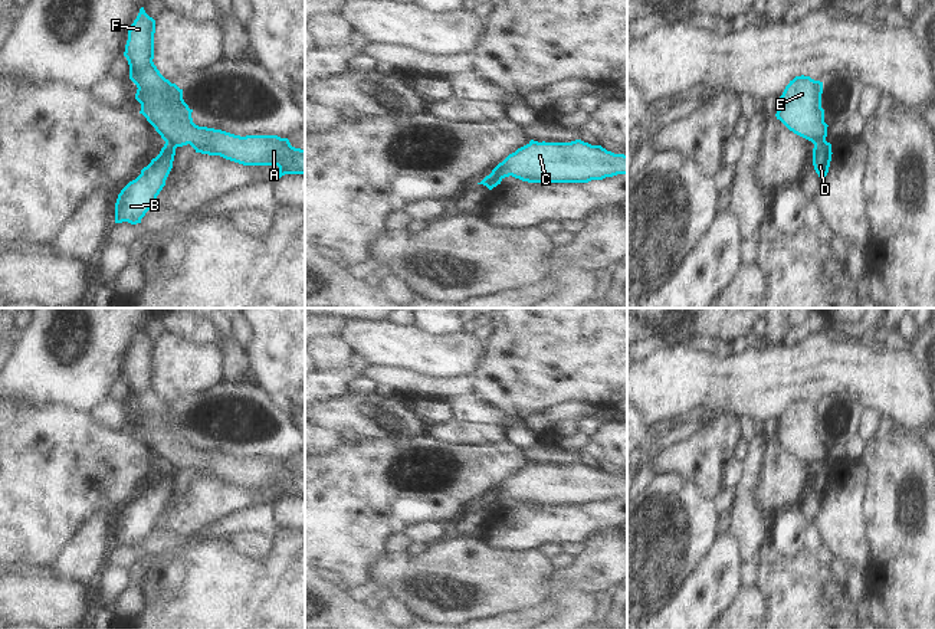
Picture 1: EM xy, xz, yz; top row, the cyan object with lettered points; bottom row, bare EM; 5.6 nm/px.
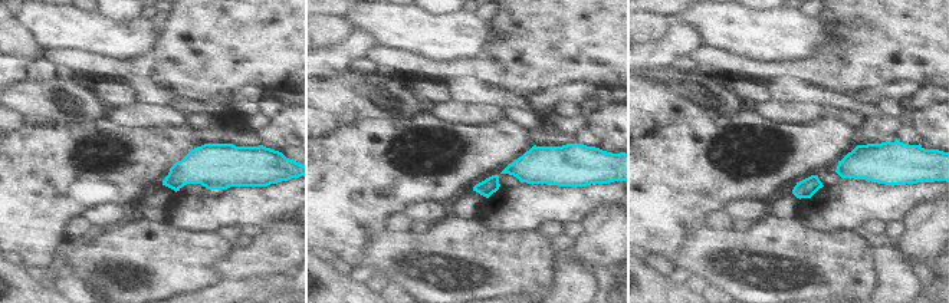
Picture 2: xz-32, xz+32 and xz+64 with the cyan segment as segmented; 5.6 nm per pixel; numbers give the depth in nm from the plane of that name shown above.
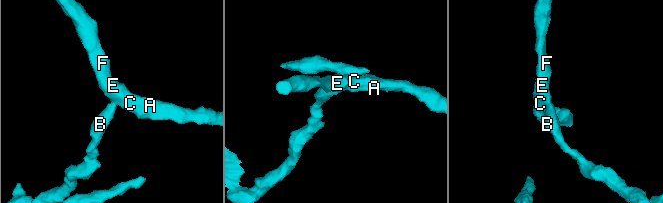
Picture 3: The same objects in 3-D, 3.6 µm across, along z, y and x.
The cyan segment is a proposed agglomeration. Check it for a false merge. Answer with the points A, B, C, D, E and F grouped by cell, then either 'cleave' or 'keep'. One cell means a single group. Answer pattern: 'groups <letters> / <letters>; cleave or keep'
groups A C E F / B D; cleave

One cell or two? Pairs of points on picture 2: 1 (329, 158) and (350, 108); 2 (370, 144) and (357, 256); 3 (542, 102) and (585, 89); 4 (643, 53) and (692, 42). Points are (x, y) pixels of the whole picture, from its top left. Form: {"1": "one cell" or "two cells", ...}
{"1": "two cells", "2": "one cell", "3": "one cell", "4": "one cell"}

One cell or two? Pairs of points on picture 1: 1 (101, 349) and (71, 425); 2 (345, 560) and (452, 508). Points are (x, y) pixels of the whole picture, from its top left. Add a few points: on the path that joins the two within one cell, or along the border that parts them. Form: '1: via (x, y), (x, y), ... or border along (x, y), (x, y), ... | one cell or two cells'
1: border along (45, 405), (68, 405), (89, 412) | two cells
2: via (371, 534), (397, 508), (426, 508) | one cell

